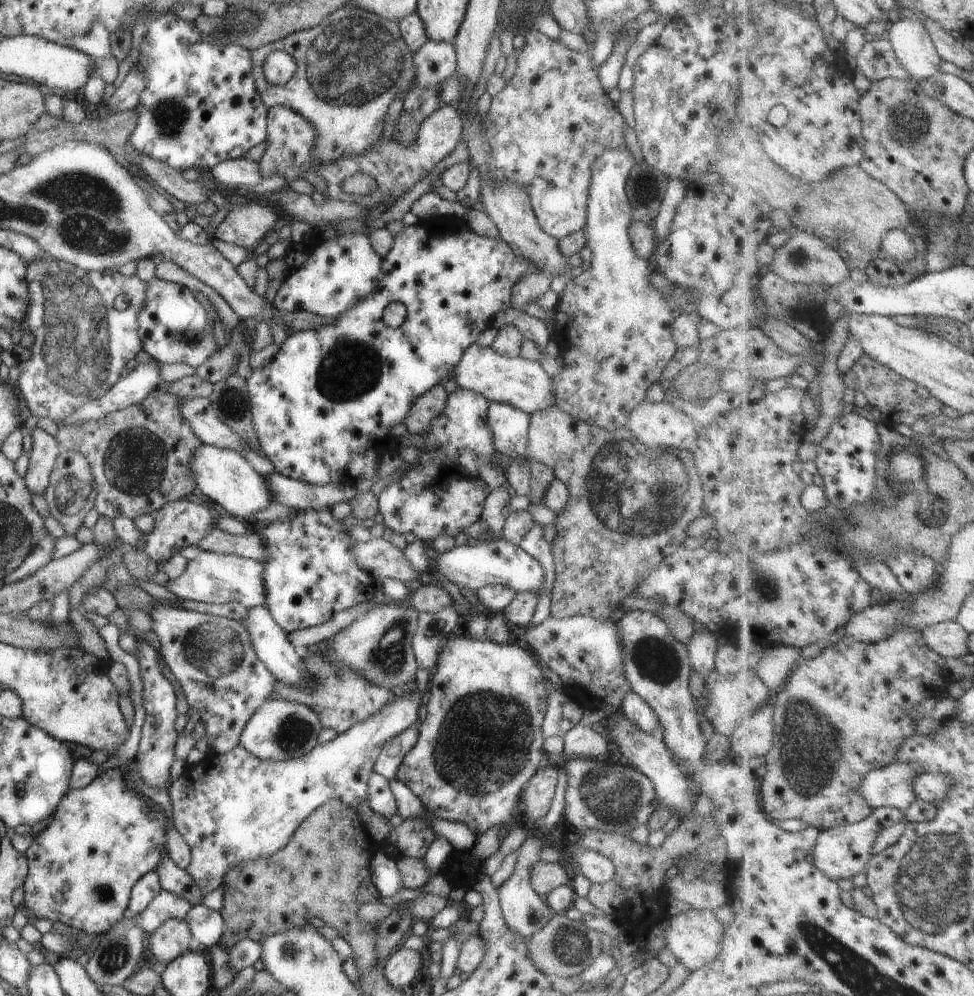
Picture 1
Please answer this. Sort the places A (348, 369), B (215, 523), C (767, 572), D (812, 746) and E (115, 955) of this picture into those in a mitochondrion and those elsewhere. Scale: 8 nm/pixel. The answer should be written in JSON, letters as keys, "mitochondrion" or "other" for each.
{"A":"mitochondrion","B":"other","C":"mitochondrion","D":"mitochondrion","E":"mitochondrion"}

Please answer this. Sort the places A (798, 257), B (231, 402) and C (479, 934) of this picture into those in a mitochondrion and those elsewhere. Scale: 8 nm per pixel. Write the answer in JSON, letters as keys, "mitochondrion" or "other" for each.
{"A":"mitochondrion","B":"mitochondrion","C":"other"}

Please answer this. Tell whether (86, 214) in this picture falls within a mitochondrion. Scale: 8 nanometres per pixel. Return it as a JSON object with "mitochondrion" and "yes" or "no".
{"mitochondrion":"yes"}

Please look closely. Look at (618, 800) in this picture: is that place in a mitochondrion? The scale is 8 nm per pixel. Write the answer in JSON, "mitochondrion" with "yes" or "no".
{"mitochondrion":"yes"}

